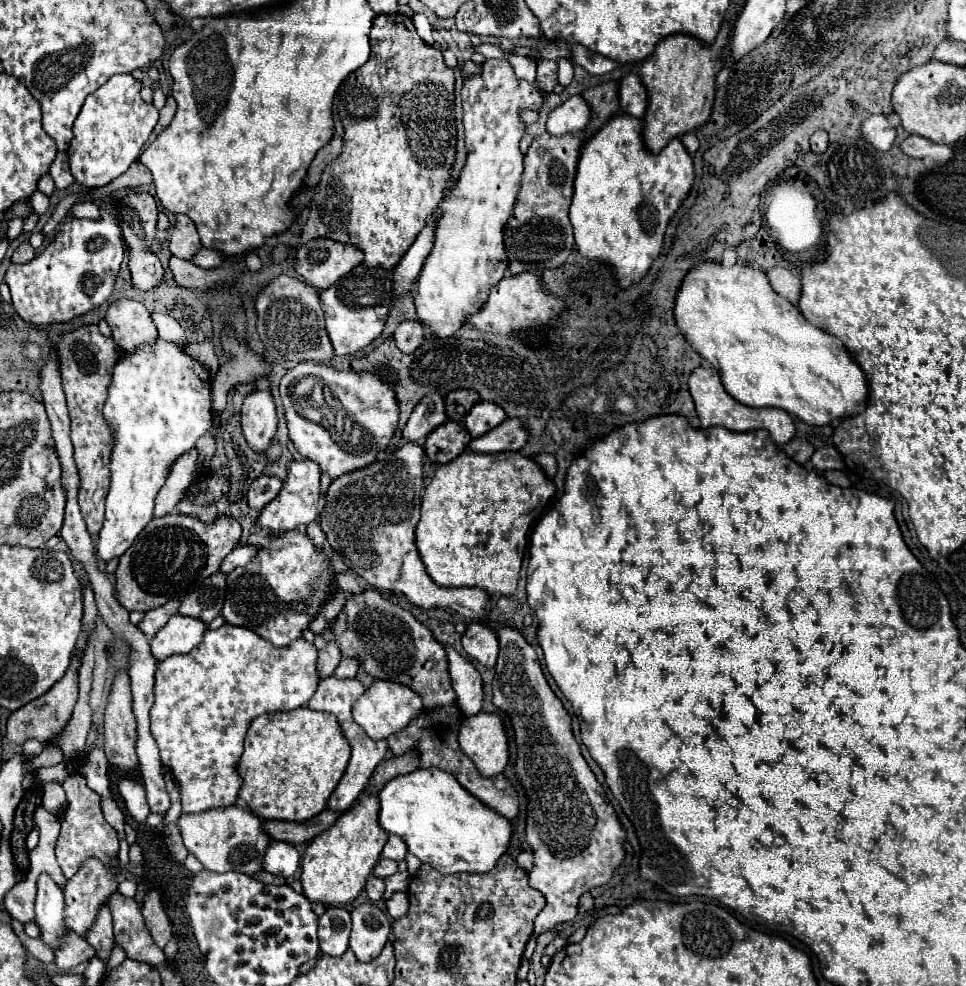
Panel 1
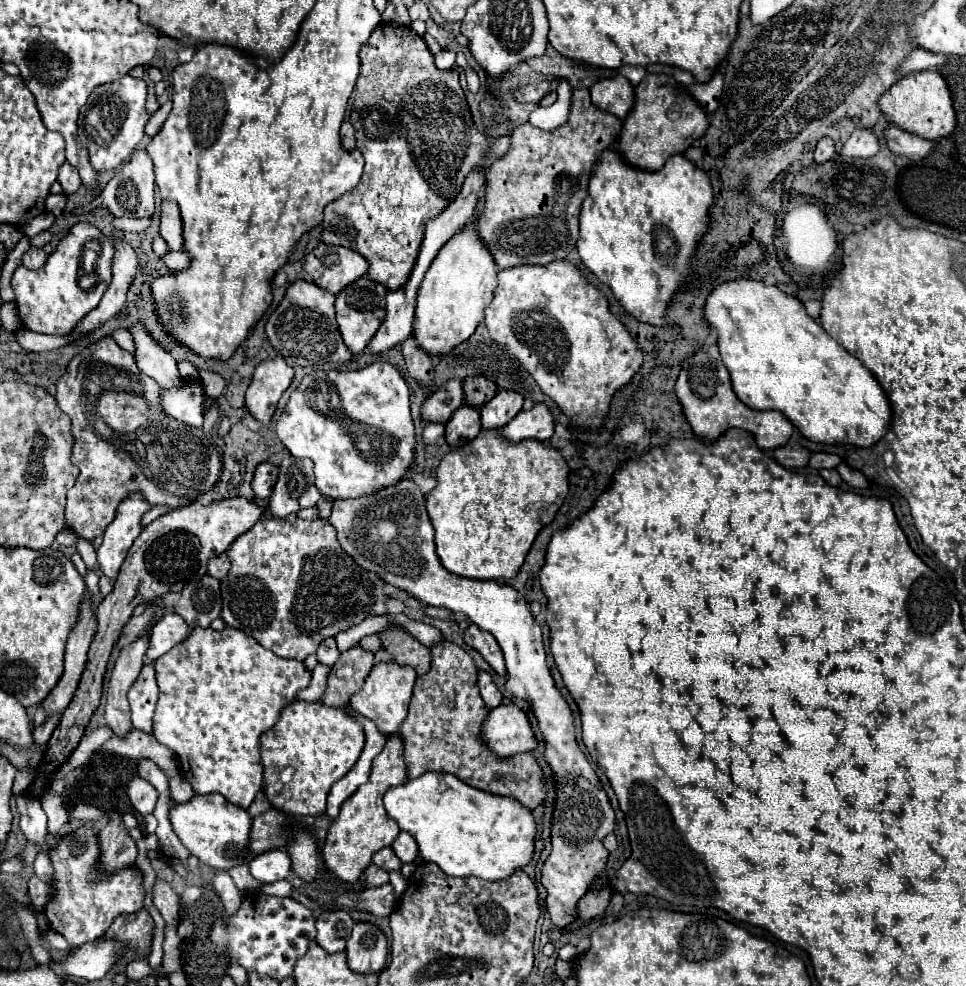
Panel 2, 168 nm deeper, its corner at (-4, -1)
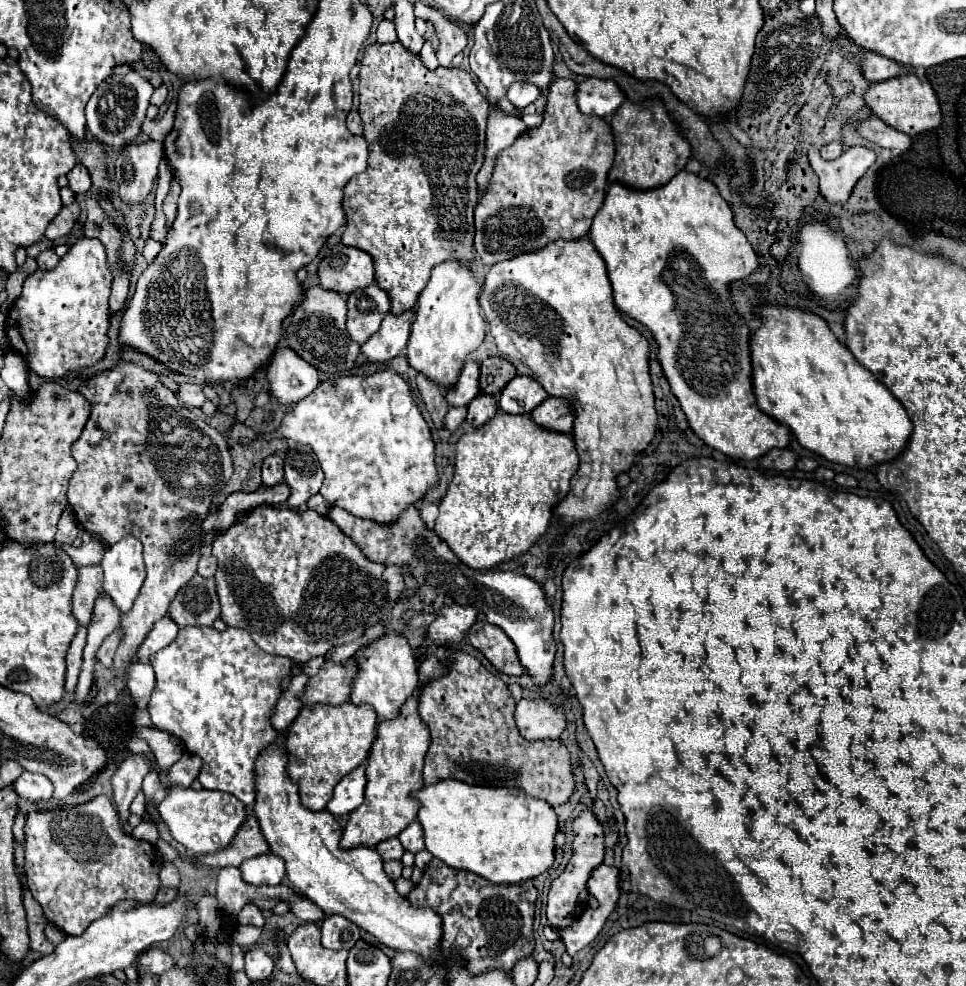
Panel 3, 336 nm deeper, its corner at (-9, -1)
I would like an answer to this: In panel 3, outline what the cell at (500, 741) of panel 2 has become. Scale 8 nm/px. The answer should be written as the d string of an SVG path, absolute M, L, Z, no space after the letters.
M519 700L515 706L515 724L519 734L529 742L553 740L565 728L565 714L547 700Z

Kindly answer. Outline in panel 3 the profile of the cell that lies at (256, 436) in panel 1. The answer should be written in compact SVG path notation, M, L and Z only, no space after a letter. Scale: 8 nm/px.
M289 348L277 350L269 360L267 382L271 398L279 404L295 404L319 386L317 370L305 364L303 358L297 358Z

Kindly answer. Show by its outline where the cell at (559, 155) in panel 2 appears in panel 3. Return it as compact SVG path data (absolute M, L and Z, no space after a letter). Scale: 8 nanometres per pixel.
M553 80L547 100L543 124L525 130L513 146L497 156L489 190L475 208L475 252L487 266L535 252L557 240L585 238L595 214L603 206L605 190L609 186L609 170L615 158L615 142L609 122L601 116L581 114L577 106L577 84L573 80Z

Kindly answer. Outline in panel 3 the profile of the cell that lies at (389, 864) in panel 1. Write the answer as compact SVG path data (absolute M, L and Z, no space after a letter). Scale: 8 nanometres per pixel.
M389 838L385 842L379 842L379 846L375 846L375 850L379 852L379 856L383 860L399 860L403 856L403 852L405 852L399 838Z

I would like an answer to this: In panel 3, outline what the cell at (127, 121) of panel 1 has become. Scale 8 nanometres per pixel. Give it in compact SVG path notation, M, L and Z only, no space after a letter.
M137 72L125 74L125 76L109 76L87 102L85 116L87 116L87 130L89 134L99 140L101 144L109 146L111 150L125 150L131 140L135 140L141 134L141 124L145 120L145 110L149 106L153 94L153 86L147 78L139 76Z

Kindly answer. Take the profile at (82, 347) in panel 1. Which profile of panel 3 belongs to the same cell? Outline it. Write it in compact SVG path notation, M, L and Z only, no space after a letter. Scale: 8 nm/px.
M119 360L113 368L95 374L93 378L81 382L77 390L85 400L91 404L91 416L85 424L81 438L73 444L73 458L77 462L77 470L71 476L67 500L73 508L79 524L89 534L99 536L103 542L113 544L119 542L123 536L133 534L141 540L145 548L145 566L147 576L141 588L133 610L129 610L123 620L121 628L125 636L115 652L113 674L115 686L121 692L127 686L127 668L135 662L135 654L139 646L145 642L153 624L167 614L167 608L181 586L185 586L197 572L197 562L201 558L201 546L195 546L193 554L185 560L175 560L169 556L169 550L175 548L183 538L195 538L199 532L197 526L183 526L181 522L187 520L191 514L205 516L209 512L213 496L229 482L233 474L233 460L229 454L229 444L221 432L209 426L199 414L191 408L181 406L175 392L169 390L159 382L159 378L145 368Z

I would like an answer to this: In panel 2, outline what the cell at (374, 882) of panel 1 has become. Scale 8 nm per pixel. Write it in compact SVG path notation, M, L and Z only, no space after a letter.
M370 864L370 866L364 870L364 874L366 874L368 888L372 888L372 886L382 886L382 884L388 882L388 872L386 872L386 870L380 870L380 868L374 866L374 864Z

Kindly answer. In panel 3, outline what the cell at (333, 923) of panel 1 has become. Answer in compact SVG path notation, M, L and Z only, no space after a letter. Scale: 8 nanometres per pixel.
M327 916L321 924L321 944L329 950L349 950L359 940L359 926L343 916Z

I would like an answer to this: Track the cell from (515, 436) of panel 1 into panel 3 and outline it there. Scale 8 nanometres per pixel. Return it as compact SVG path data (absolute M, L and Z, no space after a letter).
M545 398L531 414L533 422L545 430L557 430L569 434L573 428L573 414L567 408L565 400L559 398Z

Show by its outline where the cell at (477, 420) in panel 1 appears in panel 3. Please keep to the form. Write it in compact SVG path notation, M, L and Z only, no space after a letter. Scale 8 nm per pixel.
M515 376L499 396L499 410L505 414L529 414L547 398L541 384L527 376Z

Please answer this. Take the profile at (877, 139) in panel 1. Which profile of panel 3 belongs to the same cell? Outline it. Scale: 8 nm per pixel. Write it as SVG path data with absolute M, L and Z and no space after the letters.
M851 146L837 160L823 160L817 150L809 150L809 164L819 176L819 192L833 204L849 198L855 182L873 166L875 152L867 146Z

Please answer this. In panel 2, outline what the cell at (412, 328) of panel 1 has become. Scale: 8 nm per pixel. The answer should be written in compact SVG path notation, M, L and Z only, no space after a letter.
M412 336L402 342L402 352L404 352L408 374L420 386L428 386L428 390L434 390L434 386L432 386L432 360L424 352L420 352L420 348Z

